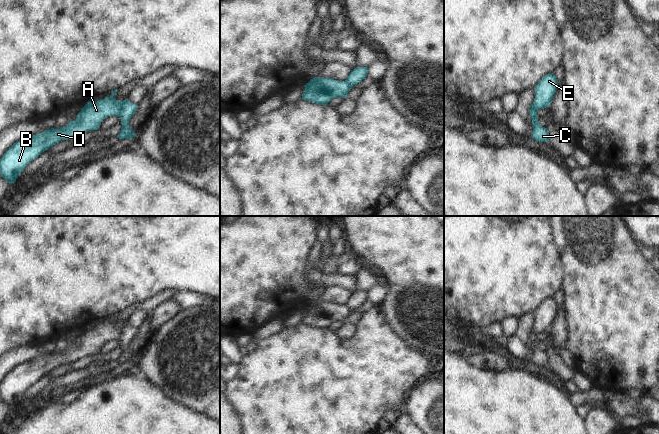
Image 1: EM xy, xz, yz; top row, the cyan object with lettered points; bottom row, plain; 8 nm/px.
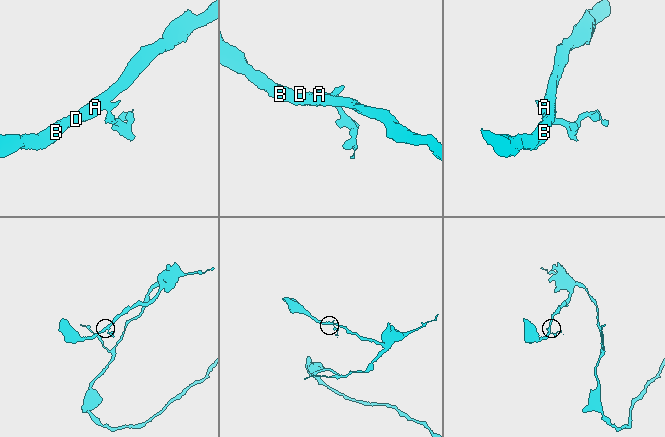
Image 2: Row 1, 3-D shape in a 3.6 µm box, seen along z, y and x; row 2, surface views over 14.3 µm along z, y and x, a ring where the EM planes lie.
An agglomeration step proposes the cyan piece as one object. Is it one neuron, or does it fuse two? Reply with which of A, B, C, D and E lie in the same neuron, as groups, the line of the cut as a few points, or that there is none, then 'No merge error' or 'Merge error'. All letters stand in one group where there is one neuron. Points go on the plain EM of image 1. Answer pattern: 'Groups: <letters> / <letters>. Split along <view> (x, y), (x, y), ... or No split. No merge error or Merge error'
Groups: A B D E / C. Split along xy (125, 324), (117, 339). Merge error

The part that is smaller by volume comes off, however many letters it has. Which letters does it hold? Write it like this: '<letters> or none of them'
C

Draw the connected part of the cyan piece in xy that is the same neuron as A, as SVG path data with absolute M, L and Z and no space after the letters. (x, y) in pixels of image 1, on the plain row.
M117 313L112 314L112 319L102 324L89 325L81 332L76 343L66 350L51 352L14 367L0 382L0 399L7 407L15 407L25 391L42 376L62 364L72 364L89 354L98 354L108 340L118 340L124 325L113 322L116 315Z

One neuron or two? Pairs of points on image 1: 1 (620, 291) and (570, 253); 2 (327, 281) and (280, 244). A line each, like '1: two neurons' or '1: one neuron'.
1: one neuron
2: two neurons

